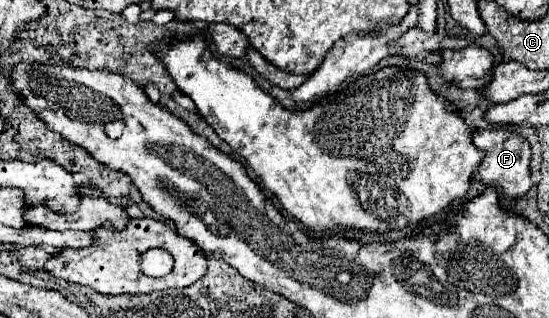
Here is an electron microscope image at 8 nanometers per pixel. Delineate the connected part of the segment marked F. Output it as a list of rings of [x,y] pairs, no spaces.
[[[476,129],[472,133],[472,141],[476,147],[480,147],[486,153],[482,163],[478,165],[478,175],[488,187],[500,189],[504,197],[522,197],[528,193],[528,189],[532,187],[530,181],[532,151],[530,151],[530,143],[522,135],[506,129]]]

